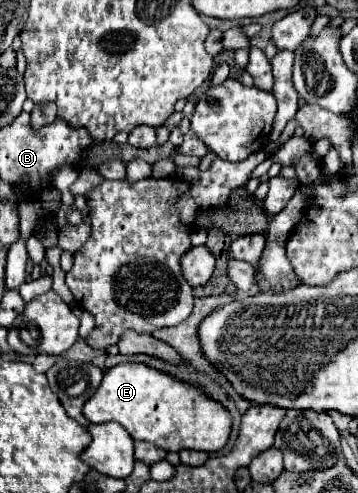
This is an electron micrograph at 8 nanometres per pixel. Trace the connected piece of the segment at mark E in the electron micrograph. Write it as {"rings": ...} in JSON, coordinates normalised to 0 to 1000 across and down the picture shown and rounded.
{"rings":[[[332,736],[299,748],[277,789],[232,822],[232,842],[254,858],[327,854],[377,895],[416,895],[461,915],[545,911],[595,919],[623,911],[645,878],[645,842],[623,822],[399,736]]]}

